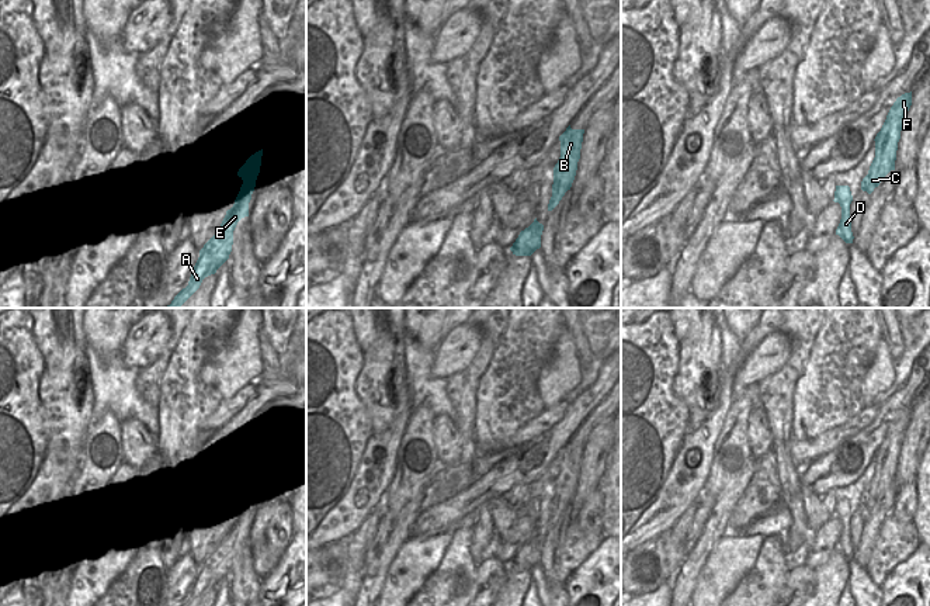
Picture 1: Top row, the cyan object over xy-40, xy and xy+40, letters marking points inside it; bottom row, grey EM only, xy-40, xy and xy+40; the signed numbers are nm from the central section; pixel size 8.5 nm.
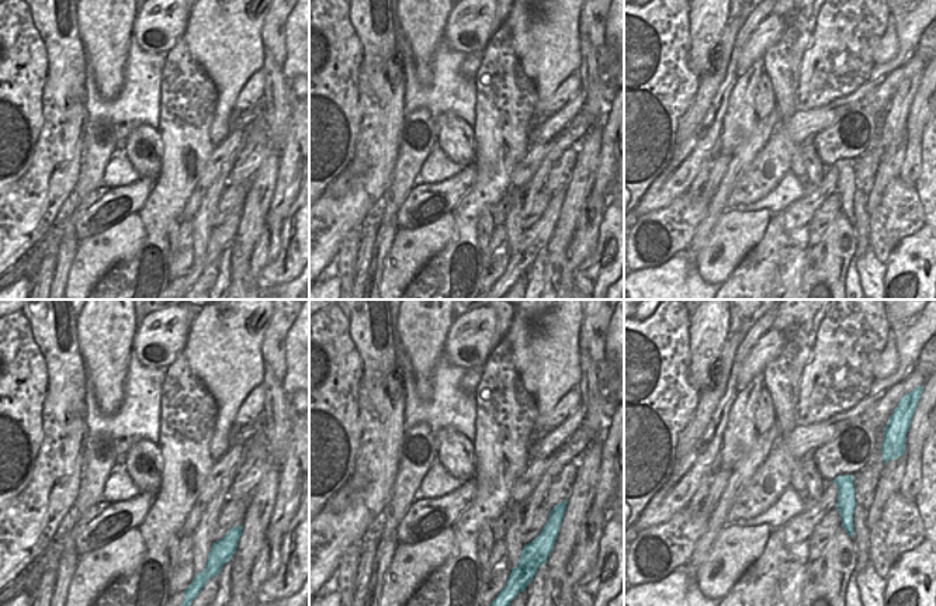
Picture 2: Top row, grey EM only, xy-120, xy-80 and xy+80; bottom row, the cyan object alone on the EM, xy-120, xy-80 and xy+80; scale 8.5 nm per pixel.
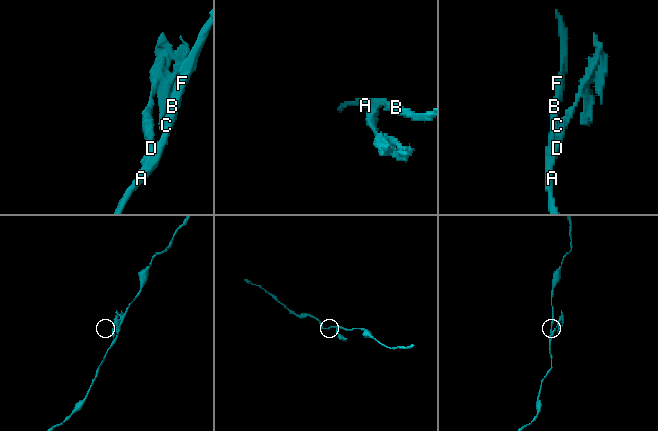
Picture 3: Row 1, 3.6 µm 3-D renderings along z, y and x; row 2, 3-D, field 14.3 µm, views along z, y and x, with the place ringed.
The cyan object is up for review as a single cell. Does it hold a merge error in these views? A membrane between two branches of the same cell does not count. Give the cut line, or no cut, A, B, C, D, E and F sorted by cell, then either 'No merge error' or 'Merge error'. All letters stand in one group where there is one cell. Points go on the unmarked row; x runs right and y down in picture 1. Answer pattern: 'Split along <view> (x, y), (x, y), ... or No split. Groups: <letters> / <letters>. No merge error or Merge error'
Split along xy (534, 537), (530, 542). Groups: A B C E F / D. Merge error

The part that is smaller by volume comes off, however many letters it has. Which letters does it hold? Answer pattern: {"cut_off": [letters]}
{"cut_off": ["D"]}

